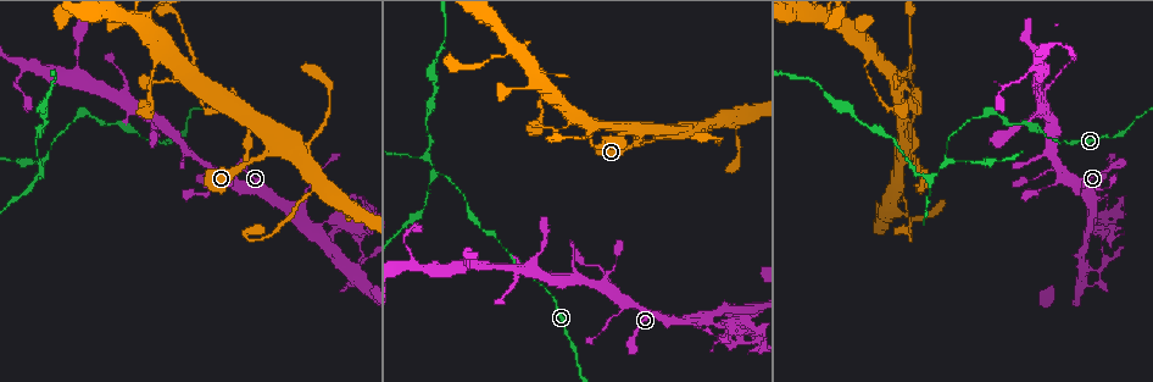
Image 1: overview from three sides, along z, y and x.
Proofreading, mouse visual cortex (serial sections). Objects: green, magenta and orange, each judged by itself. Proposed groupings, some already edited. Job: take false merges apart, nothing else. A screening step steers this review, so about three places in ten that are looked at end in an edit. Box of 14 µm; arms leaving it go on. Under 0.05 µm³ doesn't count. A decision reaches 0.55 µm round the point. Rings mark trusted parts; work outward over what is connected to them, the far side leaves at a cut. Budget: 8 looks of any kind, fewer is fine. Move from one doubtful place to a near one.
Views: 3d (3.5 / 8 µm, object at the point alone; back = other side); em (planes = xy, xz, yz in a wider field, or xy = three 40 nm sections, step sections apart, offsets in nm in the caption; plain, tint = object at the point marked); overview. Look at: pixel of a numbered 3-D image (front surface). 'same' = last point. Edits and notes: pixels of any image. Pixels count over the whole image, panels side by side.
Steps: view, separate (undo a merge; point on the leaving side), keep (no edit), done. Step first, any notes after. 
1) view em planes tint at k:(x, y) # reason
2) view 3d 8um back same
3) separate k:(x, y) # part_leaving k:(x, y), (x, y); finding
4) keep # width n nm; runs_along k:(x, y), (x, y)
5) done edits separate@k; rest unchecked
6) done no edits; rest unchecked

view 3d 3.5um at 1:(335, 223) # abrupt turn

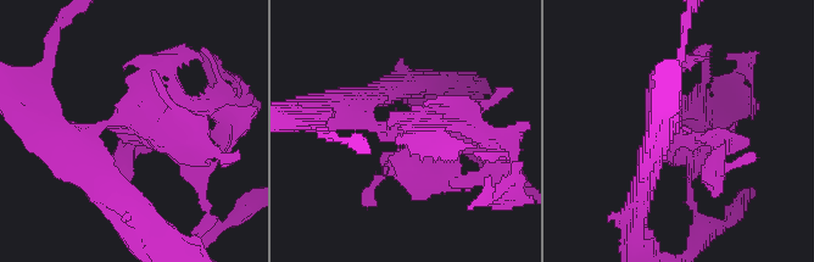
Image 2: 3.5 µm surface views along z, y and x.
view em xy step 1 tint at 2:(401, 135)

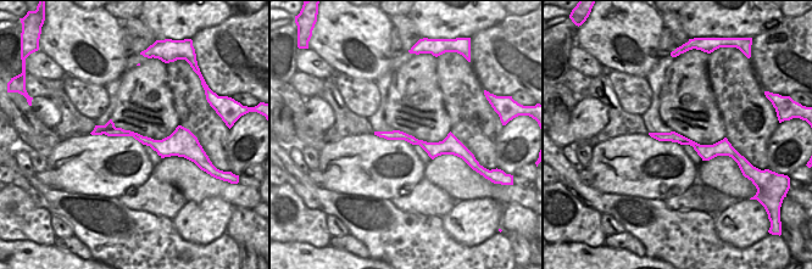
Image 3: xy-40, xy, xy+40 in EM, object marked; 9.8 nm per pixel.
view em planes tint same

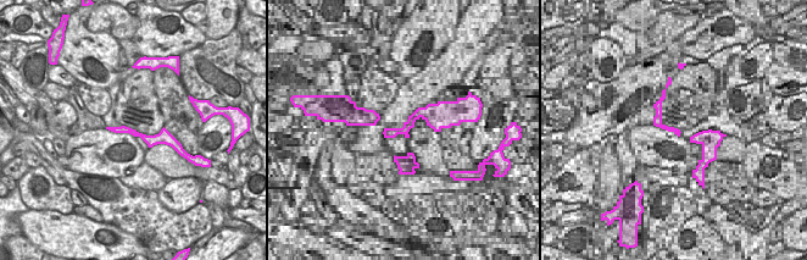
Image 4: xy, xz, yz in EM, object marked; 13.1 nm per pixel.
separate 2:(711, 150) # part_leaving 2:(106, 126), (162, 133), (207, 111); a second cell is stuck on

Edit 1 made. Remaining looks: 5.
view overview # see it whole again

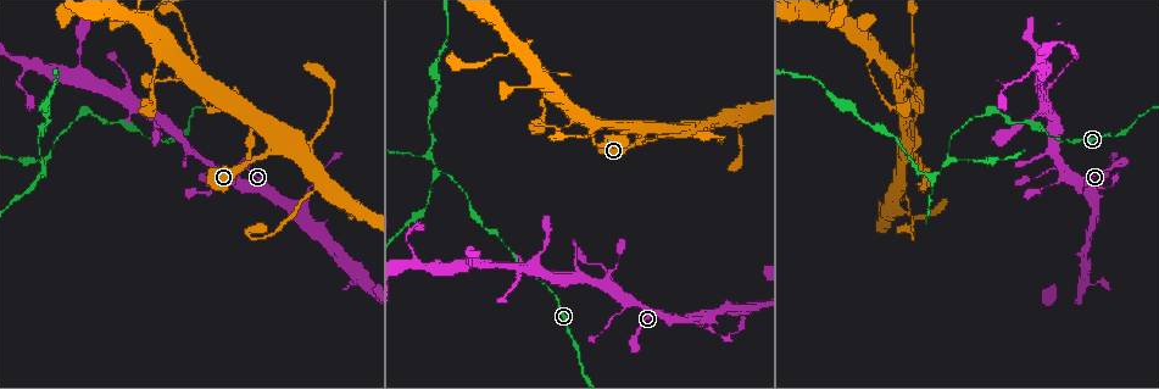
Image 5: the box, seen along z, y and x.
view em xy step 2 tint at 5:(519, 269) # thick turns thin

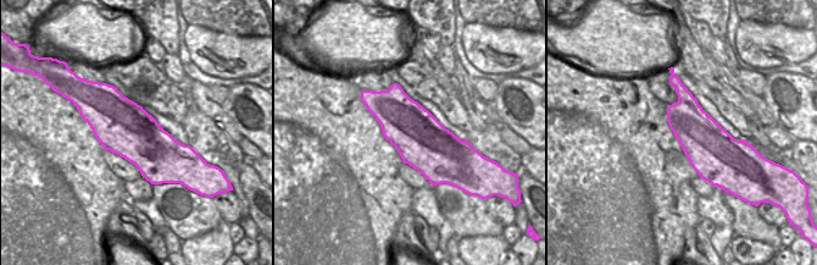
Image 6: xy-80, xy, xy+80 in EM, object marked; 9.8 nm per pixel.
view 3d 3.5um same # see where the arms go

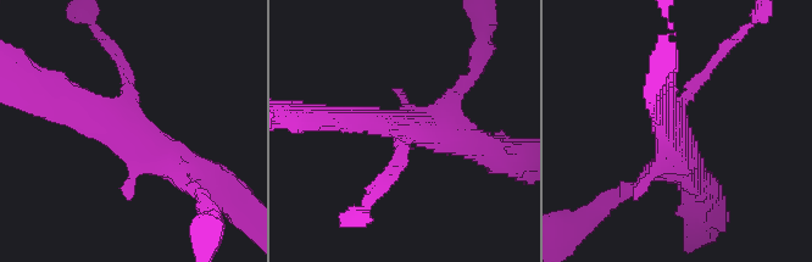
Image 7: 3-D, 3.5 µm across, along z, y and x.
keep # continuous, no second cell

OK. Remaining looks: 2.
done edits separate@2; rest unchecked

